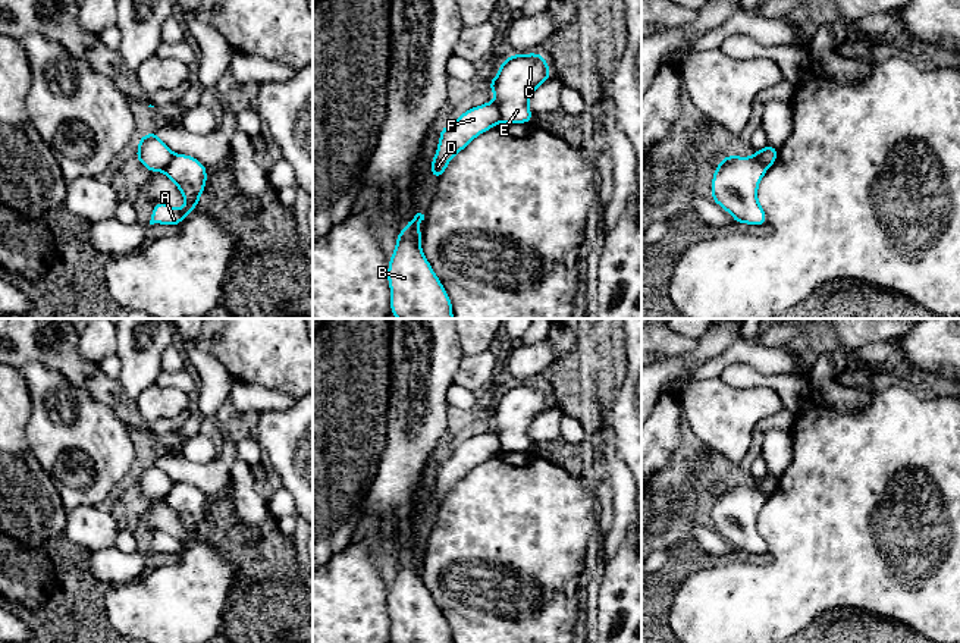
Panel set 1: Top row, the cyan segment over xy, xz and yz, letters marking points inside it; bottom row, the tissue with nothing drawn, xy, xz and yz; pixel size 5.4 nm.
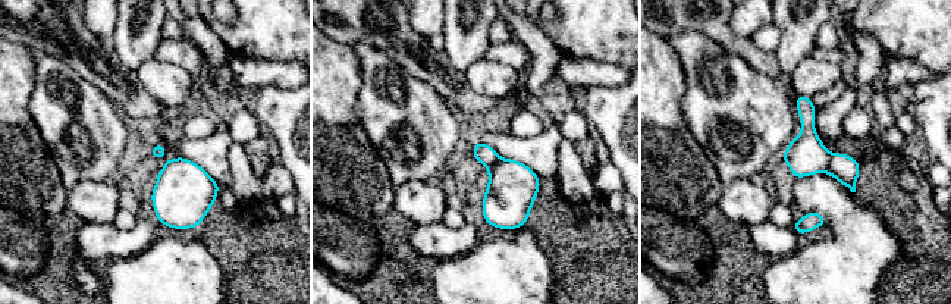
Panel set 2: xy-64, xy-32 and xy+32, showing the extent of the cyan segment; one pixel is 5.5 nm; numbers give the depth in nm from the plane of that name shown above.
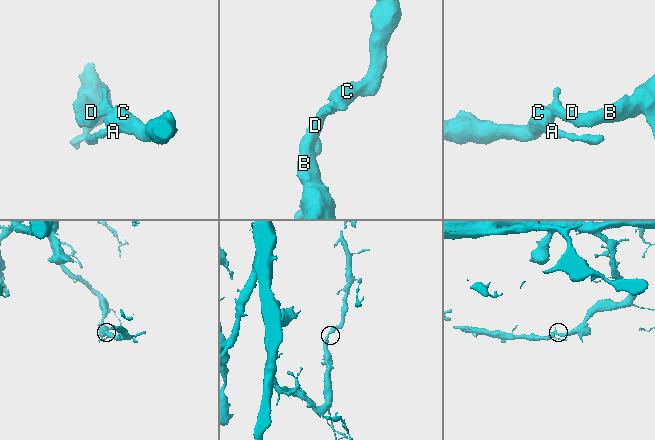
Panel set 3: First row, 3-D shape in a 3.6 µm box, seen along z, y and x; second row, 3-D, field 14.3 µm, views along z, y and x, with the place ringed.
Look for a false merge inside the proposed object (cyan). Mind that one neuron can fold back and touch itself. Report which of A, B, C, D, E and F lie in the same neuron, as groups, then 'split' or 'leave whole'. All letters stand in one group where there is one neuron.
A C E / B D F | split

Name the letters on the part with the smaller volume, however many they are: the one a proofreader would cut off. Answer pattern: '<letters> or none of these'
A, C, E

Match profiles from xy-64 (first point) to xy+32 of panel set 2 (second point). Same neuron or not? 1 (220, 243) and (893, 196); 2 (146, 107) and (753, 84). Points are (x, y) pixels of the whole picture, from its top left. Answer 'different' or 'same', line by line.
1: same
2: different

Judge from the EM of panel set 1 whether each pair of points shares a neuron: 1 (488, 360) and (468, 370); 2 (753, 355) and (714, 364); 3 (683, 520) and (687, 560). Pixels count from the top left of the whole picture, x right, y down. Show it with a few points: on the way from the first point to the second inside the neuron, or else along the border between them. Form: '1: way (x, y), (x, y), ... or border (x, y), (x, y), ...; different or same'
1: way (483, 364), (473, 370); same
2: way (743, 355), (730, 355), (724, 360); same
3: border (684, 533), (674, 536); different

